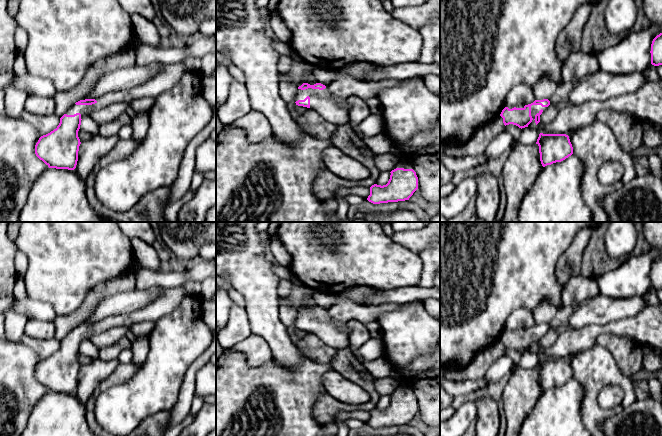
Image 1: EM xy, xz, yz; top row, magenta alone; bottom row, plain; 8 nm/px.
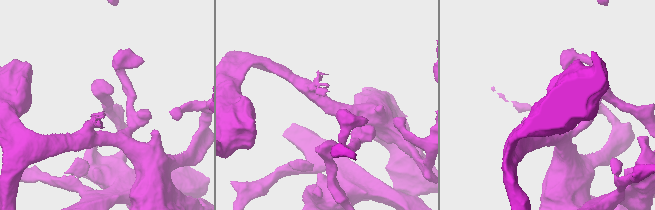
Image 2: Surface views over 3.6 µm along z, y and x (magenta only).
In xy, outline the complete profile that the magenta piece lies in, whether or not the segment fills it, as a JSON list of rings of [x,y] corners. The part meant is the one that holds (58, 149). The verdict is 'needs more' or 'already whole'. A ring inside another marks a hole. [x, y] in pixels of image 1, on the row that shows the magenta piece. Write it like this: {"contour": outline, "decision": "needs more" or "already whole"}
{"contour": [[[183,63],[164,64],[159,72],[139,86],[76,102],[60,118],[56,129],[39,138],[35,145],[36,156],[49,168],[74,170],[81,144],[78,131],[84,117],[113,103],[130,102],[142,97],[156,98],[176,85],[187,71]]], "decision": "needs more"}

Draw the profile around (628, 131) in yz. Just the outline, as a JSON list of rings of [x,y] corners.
[[[602,110],[596,119],[608,125],[613,131],[619,146],[626,152],[635,150],[642,144],[643,126],[634,117],[613,110]]]

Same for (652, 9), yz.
[[[642,0],[642,8],[650,23],[658,25],[662,32],[662,0]]]

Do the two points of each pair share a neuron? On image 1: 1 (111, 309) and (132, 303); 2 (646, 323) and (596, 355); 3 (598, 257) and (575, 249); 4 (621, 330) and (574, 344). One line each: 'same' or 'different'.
1: same
2: different
3: different
4: same

